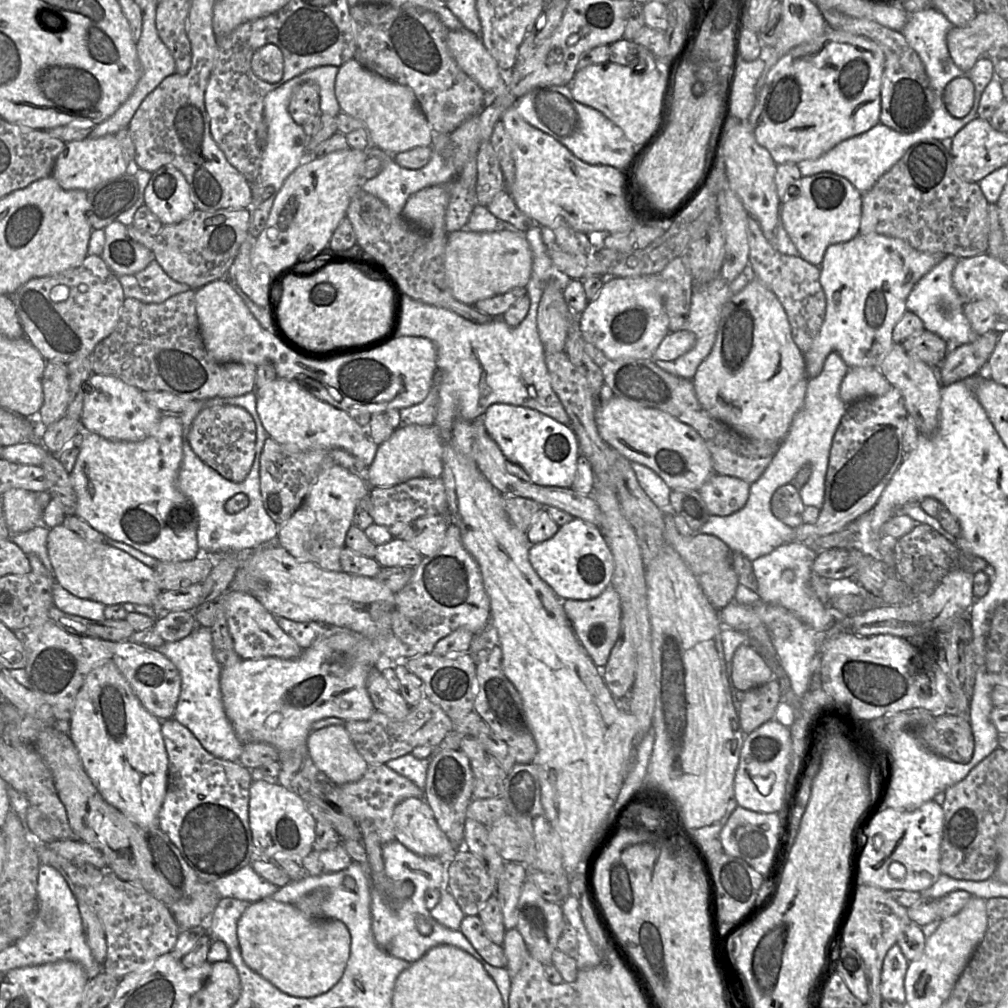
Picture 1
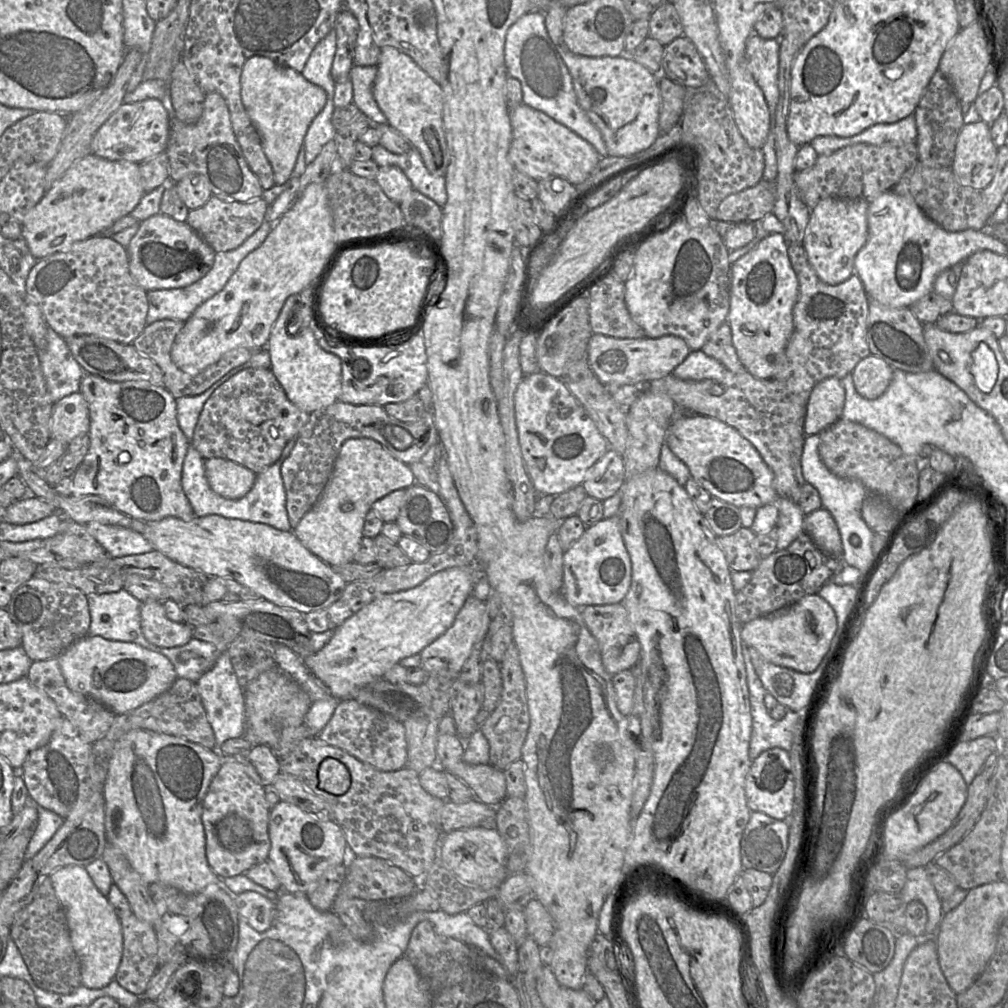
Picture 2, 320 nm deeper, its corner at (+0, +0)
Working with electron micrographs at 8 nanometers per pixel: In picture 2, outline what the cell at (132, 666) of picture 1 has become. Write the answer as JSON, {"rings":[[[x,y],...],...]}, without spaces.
{"rings":[[[87,635],[75,641],[58,657],[67,686],[124,714],[163,694],[178,678],[171,661],[134,642],[108,640]]]}

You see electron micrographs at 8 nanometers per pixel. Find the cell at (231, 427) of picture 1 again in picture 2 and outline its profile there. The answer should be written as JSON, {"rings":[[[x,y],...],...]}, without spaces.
{"rings":[[[246,368],[222,383],[207,399],[194,429],[191,445],[204,459],[224,458],[258,474],[280,458],[287,442],[297,437],[309,418],[310,413],[300,410],[288,399],[271,369]]]}

